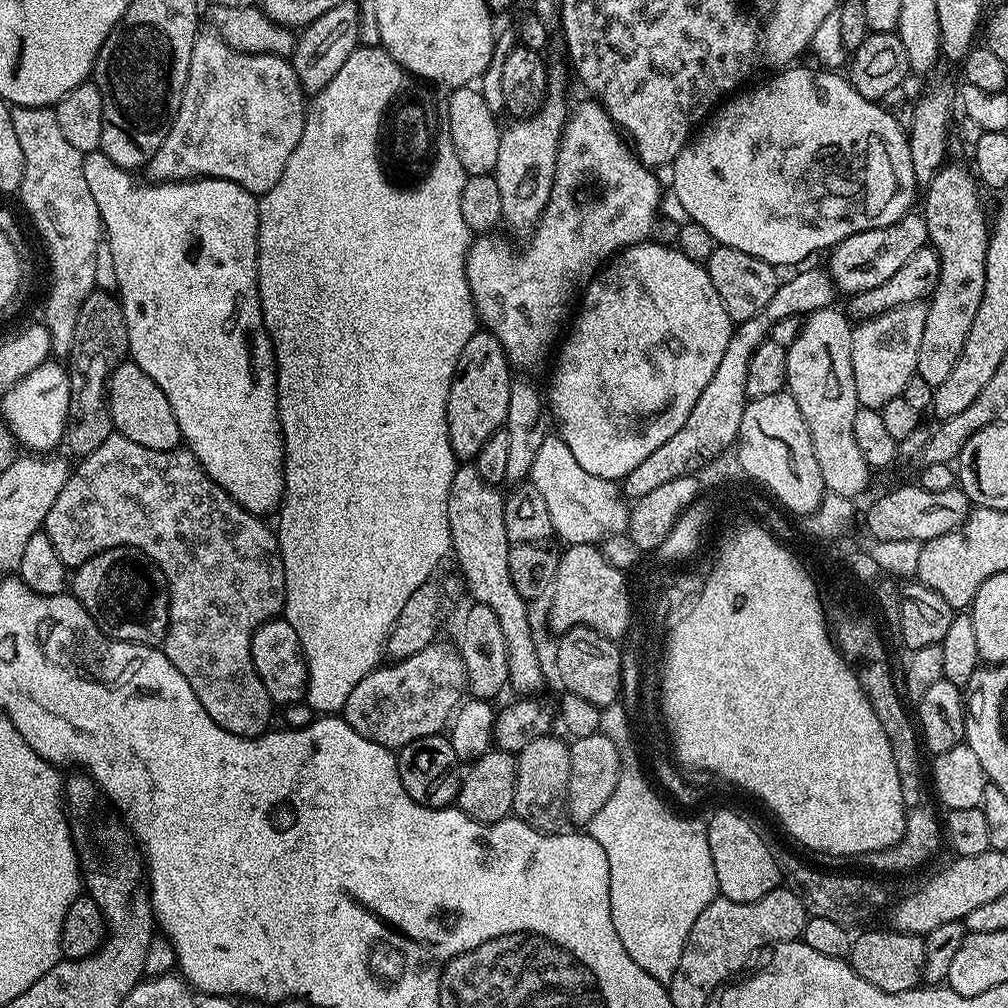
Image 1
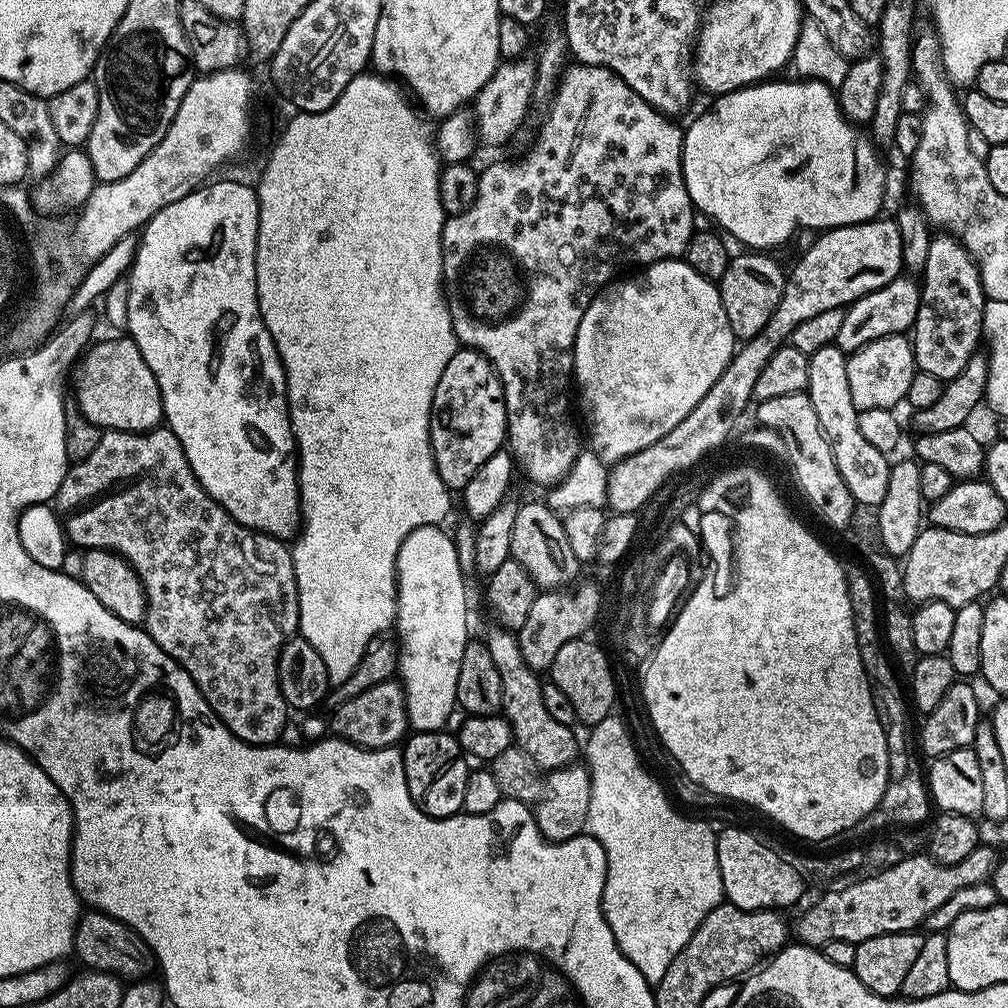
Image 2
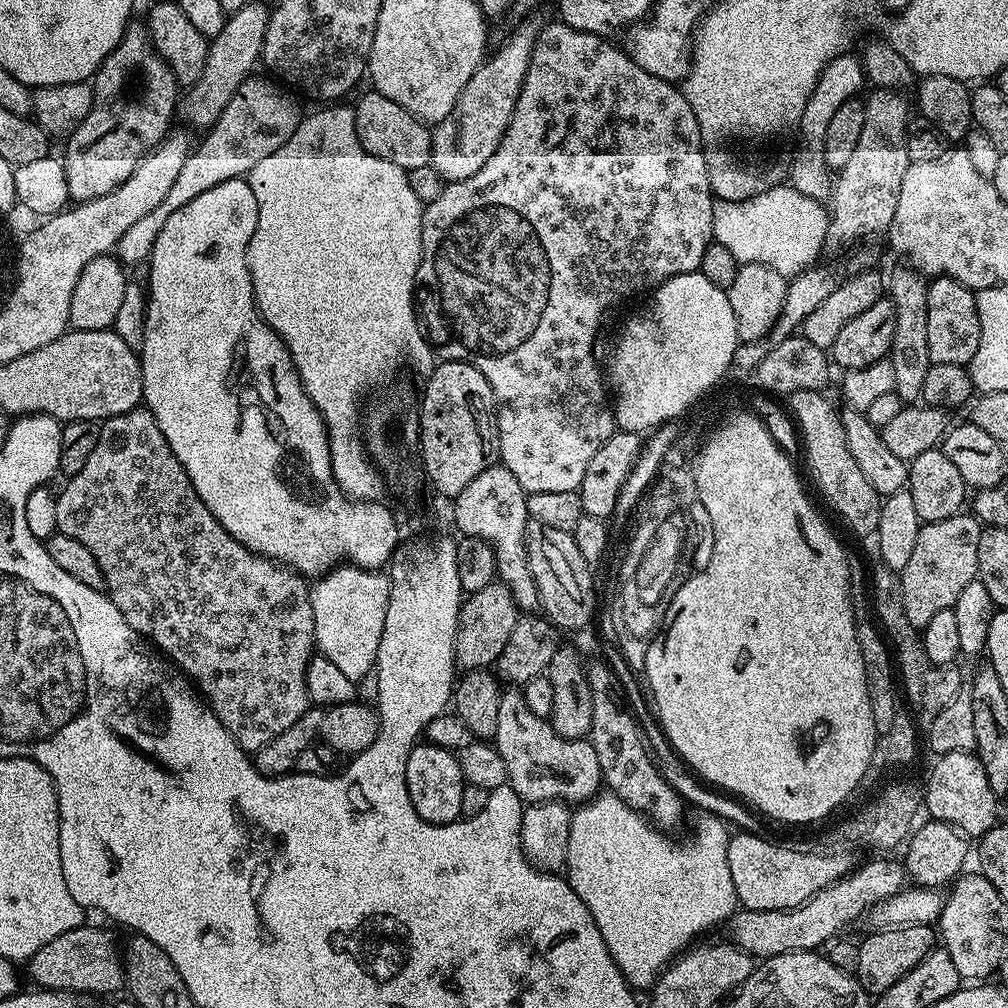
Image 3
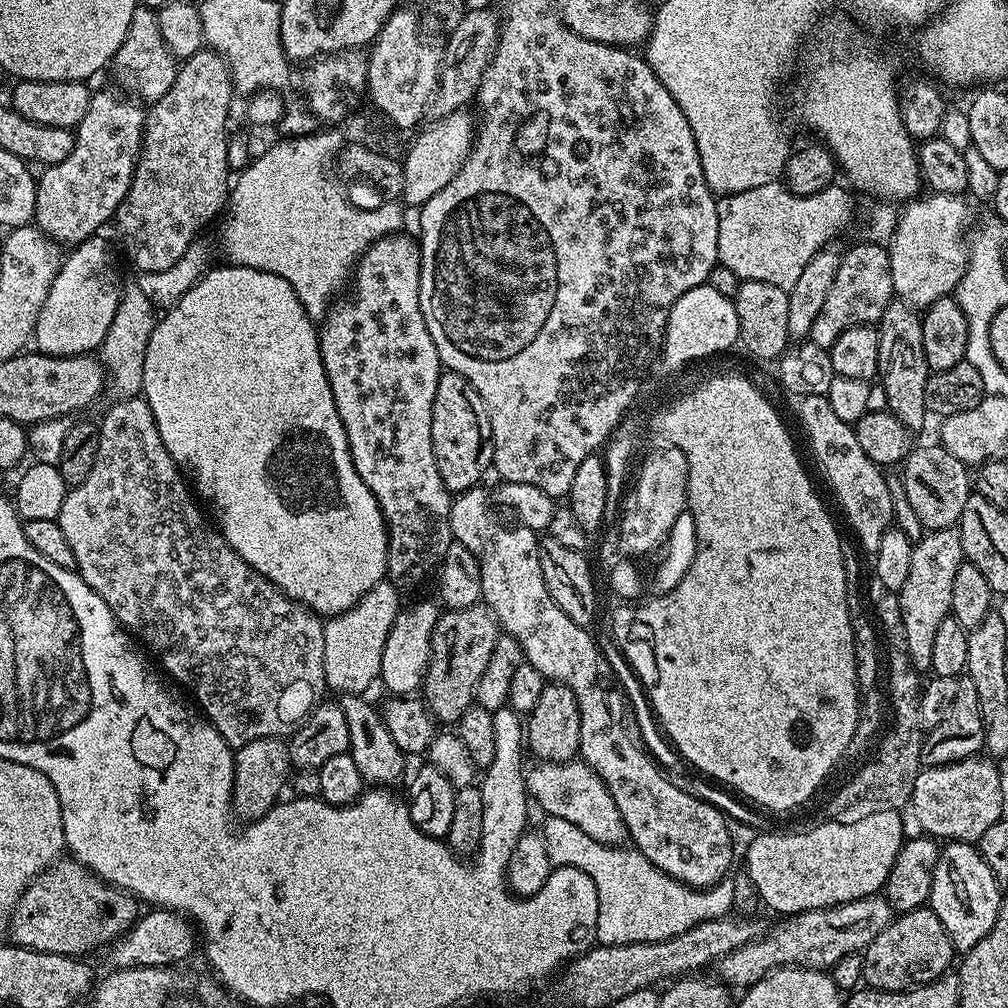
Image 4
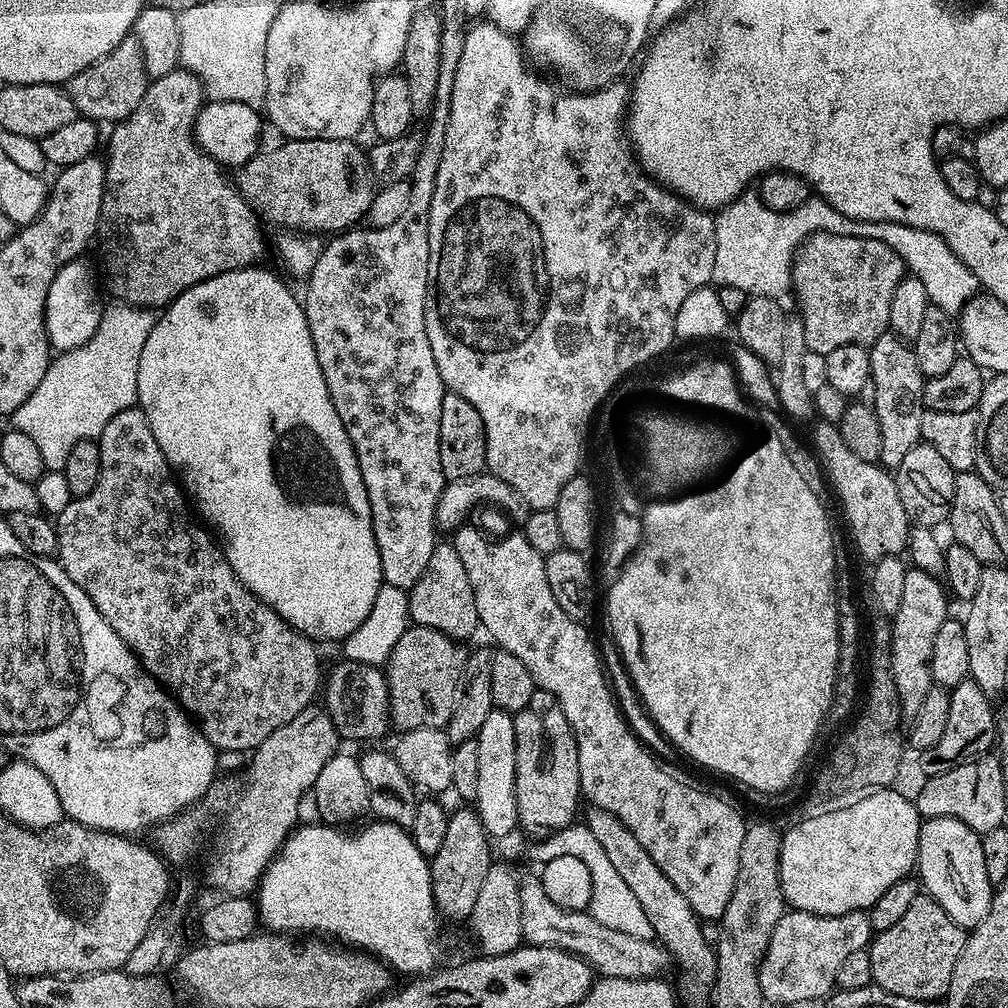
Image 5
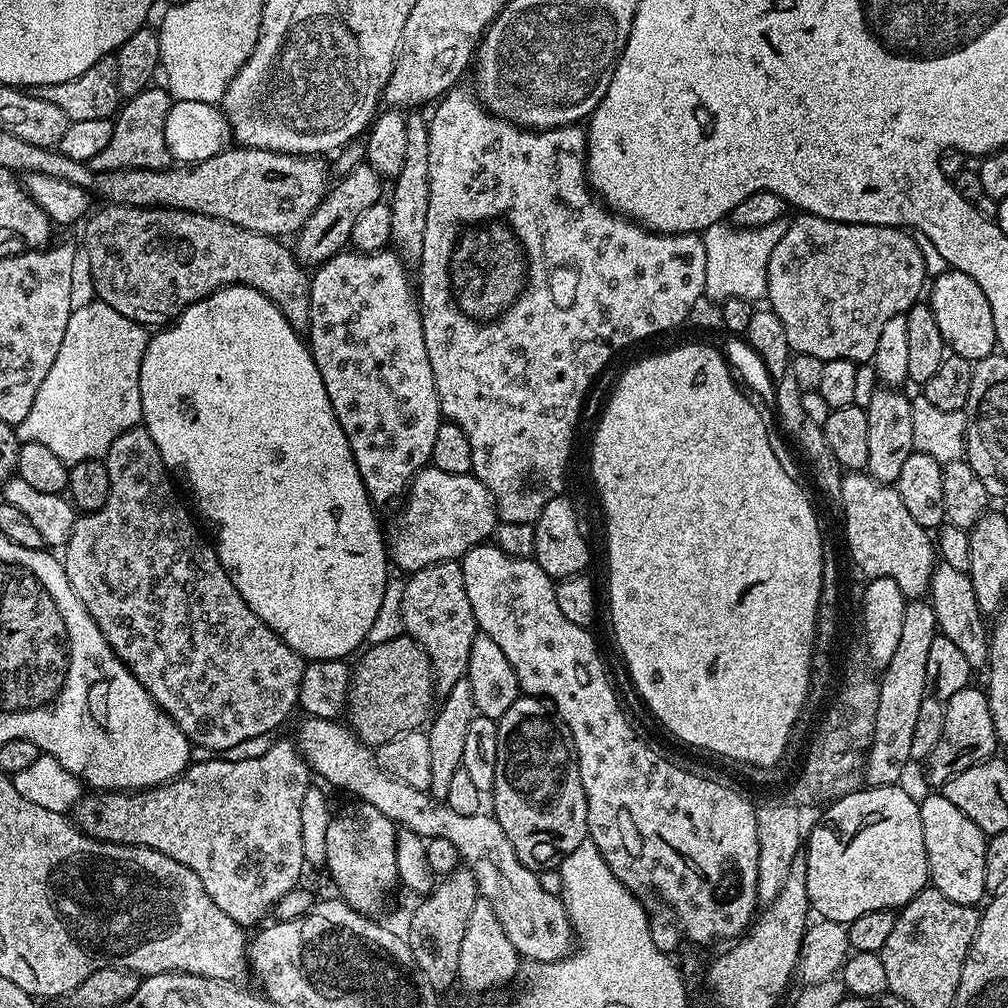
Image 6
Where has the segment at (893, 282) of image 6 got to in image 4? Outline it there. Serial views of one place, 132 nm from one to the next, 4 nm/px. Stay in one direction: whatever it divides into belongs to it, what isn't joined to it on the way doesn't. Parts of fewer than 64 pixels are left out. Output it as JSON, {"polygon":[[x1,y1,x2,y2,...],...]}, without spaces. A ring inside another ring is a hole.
{"polygon":[[863,243,854,245,848,253,845,251,841,255,838,272,834,274,834,282,830,286,830,294,826,294,826,302,822,306,822,314,814,318,810,333,811,343,829,349,846,330,859,324,875,325,882,318,886,306,892,303,894,293,888,249,883,244]]}

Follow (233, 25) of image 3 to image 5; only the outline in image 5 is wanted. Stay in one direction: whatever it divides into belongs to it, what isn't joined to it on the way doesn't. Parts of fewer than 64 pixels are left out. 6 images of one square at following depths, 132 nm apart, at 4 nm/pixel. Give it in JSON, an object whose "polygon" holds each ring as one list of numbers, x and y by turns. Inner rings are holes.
{"polygon":[[177,66,170,74,152,80,138,110,115,125,108,140,106,182,100,215,98,245,108,275,108,288,121,304,160,310,177,300,198,280,209,280,223,272,250,268,264,256,261,221,244,201,235,183,224,177,222,165,203,152,193,136,193,128,206,103,200,77]]}

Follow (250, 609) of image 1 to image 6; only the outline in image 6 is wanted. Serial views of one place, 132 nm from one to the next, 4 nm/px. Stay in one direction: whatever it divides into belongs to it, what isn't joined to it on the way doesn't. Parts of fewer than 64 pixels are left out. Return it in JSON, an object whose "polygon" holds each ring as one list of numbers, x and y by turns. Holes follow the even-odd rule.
{"polygon":[[143,426,118,434,118,438,110,442,110,450,107,456,103,457,103,462,110,474,110,494,106,498,106,506,102,506,97,512,77,515,70,538,62,549,64,573,74,594,78,594,90,618,94,618,98,630,102,630,102,638,106,638,116,657,132,671,138,682,142,682,150,698,158,702,161,710,188,735,189,741,197,749,205,748,208,751,205,753,208,754,228,754,231,753,228,752,231,748,274,731,292,711,297,711,298,686,302,686,302,674,306,663,304,657,290,650,290,646,286,646,286,642,282,642,282,638,278,638,278,634,274,634,274,630,270,630,270,626,266,626,266,622,262,622,262,618,258,618,258,614,254,614,254,610,250,610,250,606,242,602,242,594,234,590,234,582,230,582,222,562,216,557,215,547,209,541,208,544,204,541,204,536,196,529,187,506,180,501,180,496,172,485,170,470,162,462,158,446,154,446,154,438,150,438]]}

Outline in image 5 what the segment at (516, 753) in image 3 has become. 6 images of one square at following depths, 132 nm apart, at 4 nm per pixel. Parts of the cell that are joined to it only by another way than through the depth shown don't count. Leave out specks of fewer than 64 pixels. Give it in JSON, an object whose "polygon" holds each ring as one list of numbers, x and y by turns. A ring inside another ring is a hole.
{"polygon":[[593,806,588,810,586,823,590,834,594,834,594,838,598,838,598,842,602,842,602,850,606,850,606,858,610,858,614,870,618,870,618,874,622,874,622,879,626,881,626,886,630,886,634,898,638,898,642,910,646,910,646,918,650,918,653,937,658,938,659,943,664,945,675,965,677,962,680,966,681,989,679,988,679,991,682,996,682,991,684,991,684,996,690,1003,700,1004,703,1000,705,1003,711,997,712,986,716,983,716,950,710,936,708,940,707,934,704,933,705,925,690,906,690,902,686,902,685,896,679,892,678,886,674,886,674,882,670,882,670,878,666,878,666,874,662,874,662,870,658,870,658,862,654,862,654,858,650,858,650,854,646,854,646,846,642,846,642,842,638,842,638,838,634,838,634,834,630,830,626,830,626,826,618,817]]}

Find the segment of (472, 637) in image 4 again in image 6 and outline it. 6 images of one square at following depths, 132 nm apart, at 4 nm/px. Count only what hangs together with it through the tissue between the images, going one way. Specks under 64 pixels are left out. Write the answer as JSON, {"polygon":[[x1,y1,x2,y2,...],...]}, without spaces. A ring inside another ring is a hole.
{"polygon":[[405,634,365,647,359,656,360,661,350,668,347,727,369,746,379,746,398,738,398,734,423,729,434,712,432,663,426,650]]}

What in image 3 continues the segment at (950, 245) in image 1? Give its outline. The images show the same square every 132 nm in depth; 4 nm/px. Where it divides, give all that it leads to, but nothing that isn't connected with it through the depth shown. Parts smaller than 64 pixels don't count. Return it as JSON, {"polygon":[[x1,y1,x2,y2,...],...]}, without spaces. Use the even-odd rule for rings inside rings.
{"polygon":[[949,276,929,279,926,294,926,350,929,361,946,366,966,366,974,358,974,350,978,350,979,337,976,292]]}

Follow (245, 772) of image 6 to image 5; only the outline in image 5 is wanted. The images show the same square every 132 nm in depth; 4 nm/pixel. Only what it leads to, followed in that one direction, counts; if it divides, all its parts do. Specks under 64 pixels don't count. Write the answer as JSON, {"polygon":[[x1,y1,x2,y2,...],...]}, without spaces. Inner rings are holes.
{"polygon":[[322,706,303,708,295,718,290,718,290,722,286,722,286,726,278,726,278,730,274,730,274,734,270,734,270,738,266,738,266,742,259,744,251,753,252,773,245,780,239,780,236,776,230,777,229,780,217,779,195,806,159,825,155,833,155,851,173,865,186,863,199,850,200,843,204,840,204,831,211,826,212,820,220,820,224,816,224,829,221,830,220,837,208,856,208,880,228,896,255,893,264,872,268,869,268,863,279,854,280,847,297,827,298,802,302,802,302,798,311,793,315,786,315,778,321,773,322,766,338,752,341,747,339,744,342,744,342,738,336,733,336,727,328,711]]}

